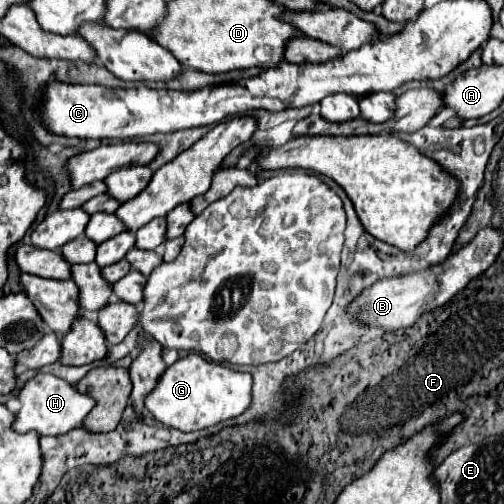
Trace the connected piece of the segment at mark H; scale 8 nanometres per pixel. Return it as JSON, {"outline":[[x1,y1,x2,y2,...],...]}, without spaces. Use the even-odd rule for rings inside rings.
{"outline":[[36,374,34,378,30,378,18,392,18,400,20,400,20,410,16,412,14,418,14,428,16,432,28,432,28,430,36,430,38,434,50,434,50,436,58,436,64,434,72,428,82,426,82,420,86,418,86,414,94,408,94,400,86,394,80,394,72,384,68,384,62,378,56,378,52,374]]}

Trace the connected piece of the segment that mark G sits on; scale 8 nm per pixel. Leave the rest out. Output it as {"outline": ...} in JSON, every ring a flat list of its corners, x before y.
{"outline":[[188,354,164,370,164,374,158,378,158,384,154,386,154,392,146,396,144,410,148,410,154,420,166,428,176,428,182,432,202,430,218,424,220,420,242,414,250,404,250,388,250,374,236,372,224,364,206,360,200,354]]}

